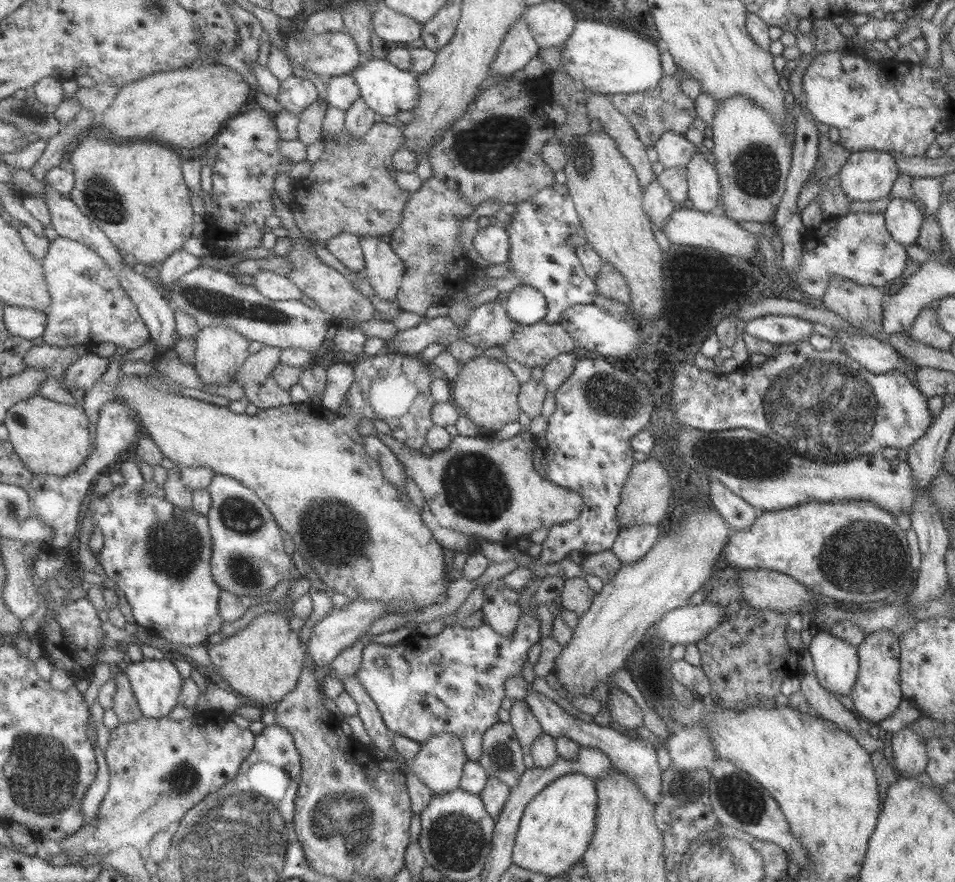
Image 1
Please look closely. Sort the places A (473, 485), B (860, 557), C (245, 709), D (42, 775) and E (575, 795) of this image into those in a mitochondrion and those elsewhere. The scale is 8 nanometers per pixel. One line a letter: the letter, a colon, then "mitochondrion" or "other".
A: mitochondrion
B: mitochondrion
C: other
D: mitochondrion
E: other

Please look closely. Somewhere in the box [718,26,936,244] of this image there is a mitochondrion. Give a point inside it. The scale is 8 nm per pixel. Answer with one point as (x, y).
(757, 170)

